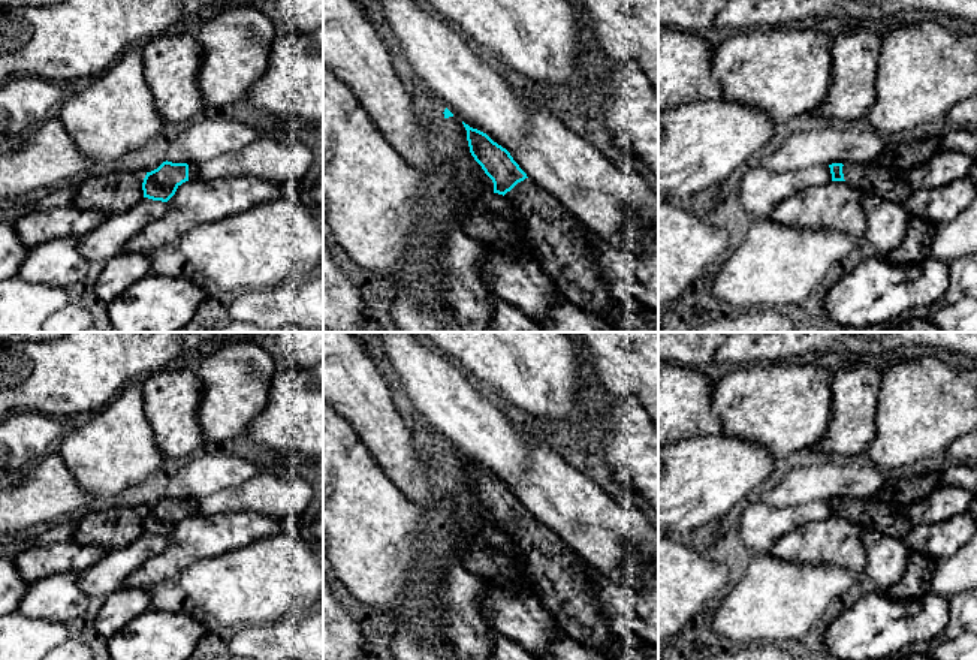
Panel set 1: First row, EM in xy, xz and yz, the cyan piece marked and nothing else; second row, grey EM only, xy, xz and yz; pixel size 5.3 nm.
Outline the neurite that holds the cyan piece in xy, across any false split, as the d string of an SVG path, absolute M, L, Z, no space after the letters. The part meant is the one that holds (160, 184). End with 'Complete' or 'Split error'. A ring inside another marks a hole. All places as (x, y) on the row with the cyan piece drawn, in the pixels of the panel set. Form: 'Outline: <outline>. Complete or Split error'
Outline: M166 160L157 169L147 172L142 183L144 198L168 202L183 183L196 180L196 177L197 165Z. Split error

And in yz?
Outline: M877 162L832 163L829 168L832 181L847 181L862 195L877 195L902 204L914 192L907 180L907 171L886 168Z. Split error

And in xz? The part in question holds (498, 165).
Outline: M462 124L471 156L492 180L494 193L512 204L521 235L540 268L572 304L609 320L618 296L604 284L585 230L557 198L527 177L506 148Z. Split error

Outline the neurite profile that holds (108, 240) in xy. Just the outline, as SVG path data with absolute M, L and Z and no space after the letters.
M141 199L123 214L106 217L96 229L78 238L78 251L87 262L109 260L124 251L132 236L159 220L168 202Z

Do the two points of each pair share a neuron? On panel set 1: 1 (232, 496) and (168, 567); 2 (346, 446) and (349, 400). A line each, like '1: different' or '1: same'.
1: different
2: different

